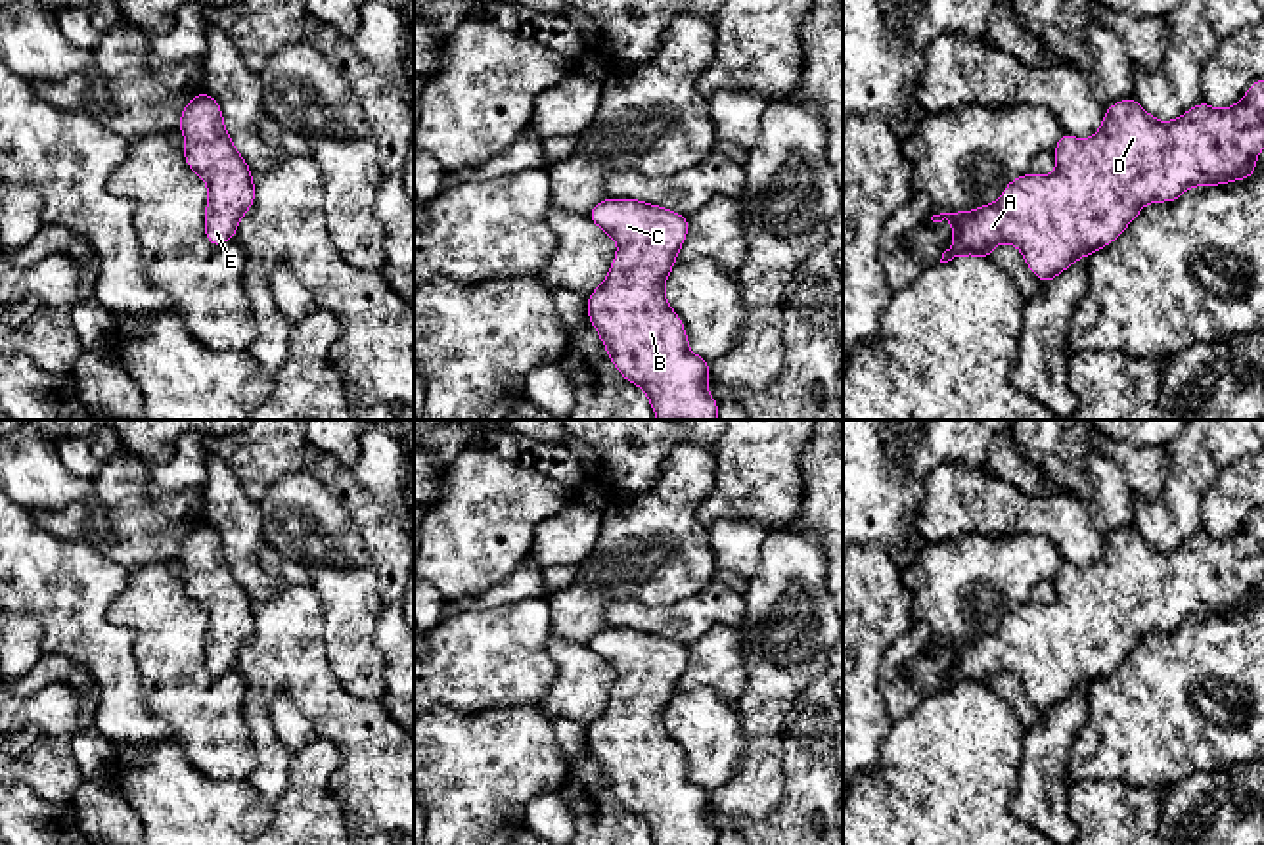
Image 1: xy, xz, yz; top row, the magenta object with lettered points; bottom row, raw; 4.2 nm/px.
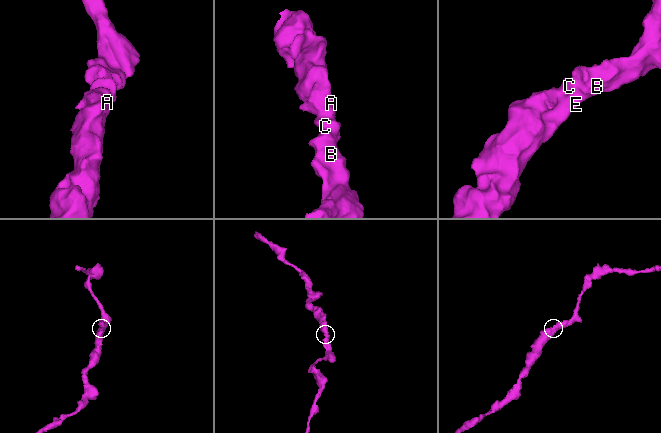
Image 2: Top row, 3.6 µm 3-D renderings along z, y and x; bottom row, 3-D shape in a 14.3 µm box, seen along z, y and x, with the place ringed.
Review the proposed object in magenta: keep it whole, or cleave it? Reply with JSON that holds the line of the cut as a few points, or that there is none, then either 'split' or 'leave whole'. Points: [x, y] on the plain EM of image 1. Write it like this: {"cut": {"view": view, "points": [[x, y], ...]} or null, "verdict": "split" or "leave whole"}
{"cut": null, "verdict": "leave whole"}

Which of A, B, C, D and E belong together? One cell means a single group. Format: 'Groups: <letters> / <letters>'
Groups: A B C D E

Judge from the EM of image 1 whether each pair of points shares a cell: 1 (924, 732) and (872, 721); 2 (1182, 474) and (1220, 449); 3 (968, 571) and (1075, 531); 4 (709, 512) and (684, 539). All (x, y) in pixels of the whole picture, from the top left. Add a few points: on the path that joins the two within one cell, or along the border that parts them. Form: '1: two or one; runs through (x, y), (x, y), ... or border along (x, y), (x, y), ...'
1: two; border along (895, 721), (881, 746), (880, 769)
2: one; runs through (1192, 464), (1211, 449)
3: two; border along (1004, 533), (1040, 533), (1063, 560)
4: two; border along (715, 479), (713, 491), (698, 510), (703, 527)

